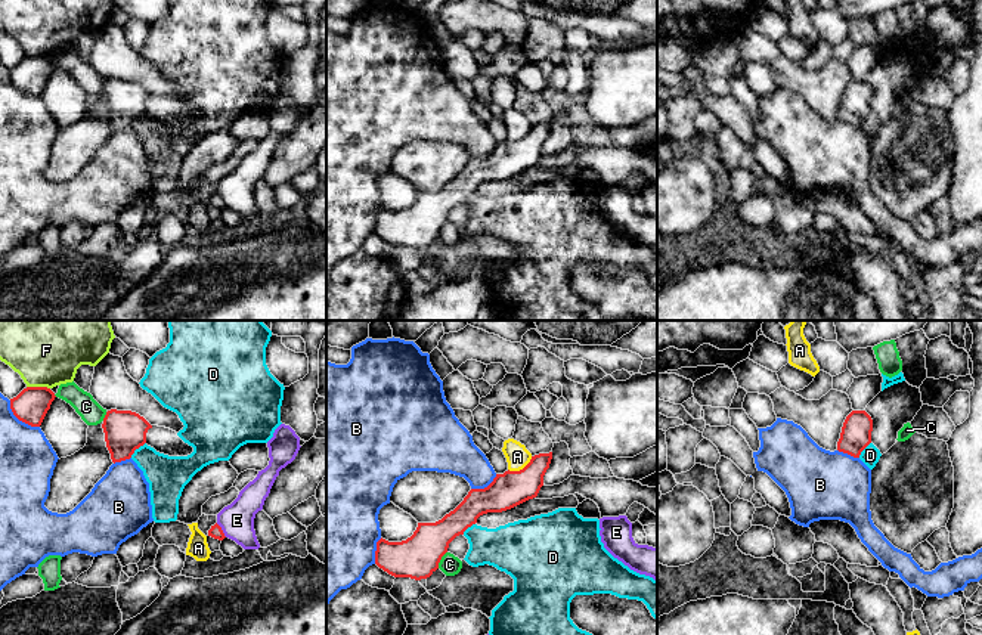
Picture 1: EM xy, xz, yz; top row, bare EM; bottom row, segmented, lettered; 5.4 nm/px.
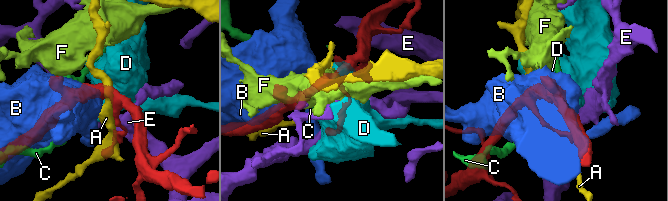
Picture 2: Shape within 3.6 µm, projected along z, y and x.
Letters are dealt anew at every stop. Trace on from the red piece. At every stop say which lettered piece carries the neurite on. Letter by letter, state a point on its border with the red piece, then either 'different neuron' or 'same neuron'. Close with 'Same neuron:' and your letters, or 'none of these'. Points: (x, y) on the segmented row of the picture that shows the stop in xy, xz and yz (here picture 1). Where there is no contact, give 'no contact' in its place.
A: xz (520, 470) | different neuron
B: xy (19, 420) | different neuron
C: xz (440, 558) | different neuron
D: xy (136, 448) | different neuron
E: xy (222, 530) | different neuron
F: xy (39, 387) | different neuron
Same neuron: none of these

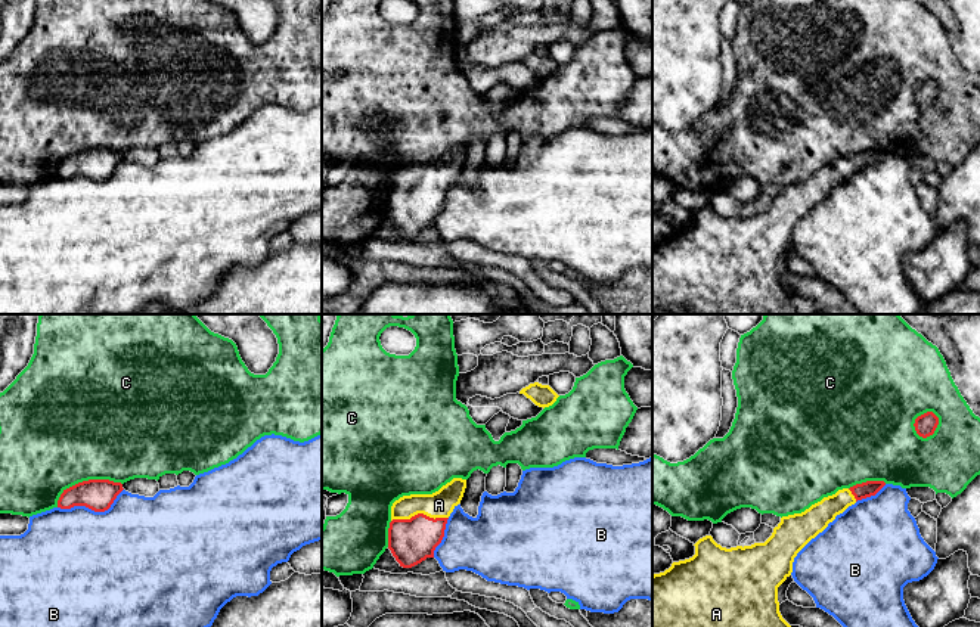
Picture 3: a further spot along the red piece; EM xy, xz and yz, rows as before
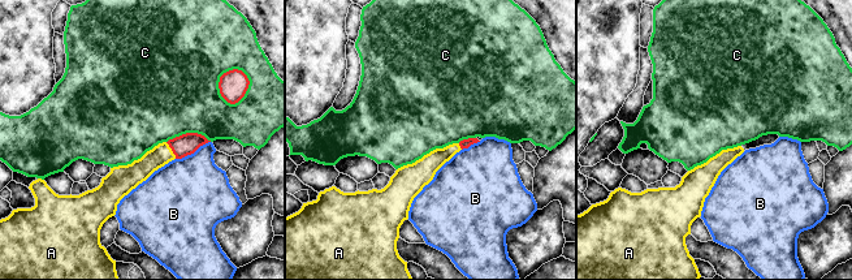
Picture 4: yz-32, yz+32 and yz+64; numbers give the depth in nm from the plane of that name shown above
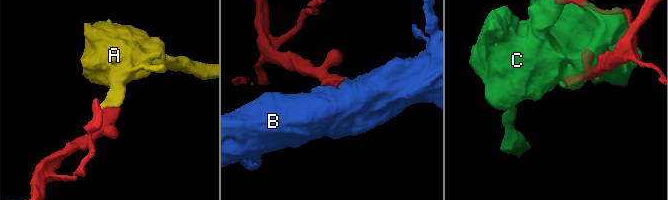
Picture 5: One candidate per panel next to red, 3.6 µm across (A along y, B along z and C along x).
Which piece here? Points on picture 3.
A: xz (419, 514) | same neuron
B: xy (92, 509) | different neuron
C: xy (84, 481) | different neuron
Same neuron: A

